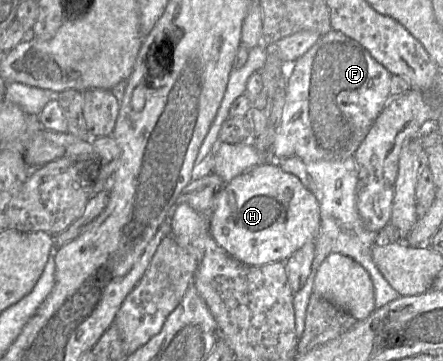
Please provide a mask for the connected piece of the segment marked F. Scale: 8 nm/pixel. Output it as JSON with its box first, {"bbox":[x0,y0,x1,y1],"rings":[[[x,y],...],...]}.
{"bbox":[271,29,391,161],"rings":[[[331,29],[293,65],[281,125],[271,148],[275,161],[296,156],[305,161],[343,161],[353,157],[391,94],[391,73],[356,40]]]}

